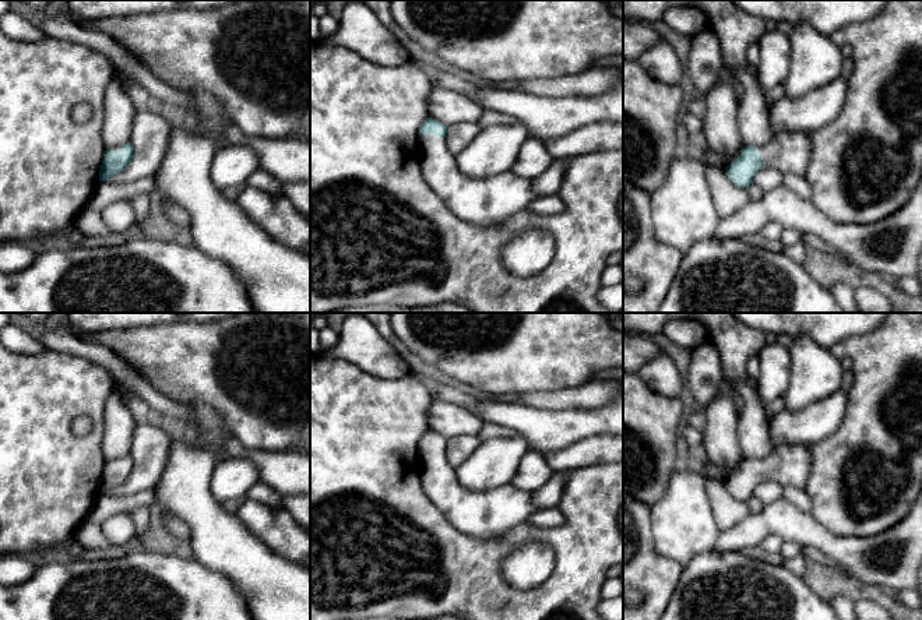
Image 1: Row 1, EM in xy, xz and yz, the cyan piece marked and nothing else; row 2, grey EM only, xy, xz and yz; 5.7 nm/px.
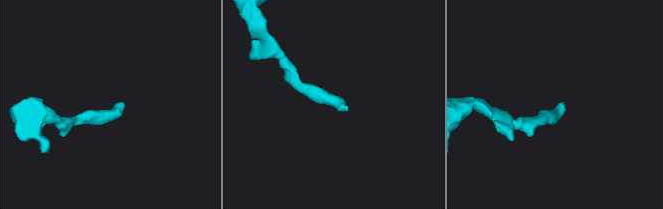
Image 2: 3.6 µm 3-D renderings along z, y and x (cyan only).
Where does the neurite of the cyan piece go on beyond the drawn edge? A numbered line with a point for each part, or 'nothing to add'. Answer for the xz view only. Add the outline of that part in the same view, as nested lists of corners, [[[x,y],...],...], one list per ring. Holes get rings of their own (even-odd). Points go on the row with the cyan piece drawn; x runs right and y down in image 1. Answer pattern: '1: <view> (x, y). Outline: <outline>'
1: xz (481, 201). Outline: [[[433,134],[419,137],[419,168],[425,182],[464,222],[486,228],[527,209],[541,197],[531,180],[513,172],[492,177],[464,175],[446,140]]]

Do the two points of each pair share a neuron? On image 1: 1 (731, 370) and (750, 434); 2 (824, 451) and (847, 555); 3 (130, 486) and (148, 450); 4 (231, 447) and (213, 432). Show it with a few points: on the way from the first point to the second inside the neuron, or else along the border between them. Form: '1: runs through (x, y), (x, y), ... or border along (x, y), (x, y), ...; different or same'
1: runs through (743, 386), (750, 395), (750, 419); same
2: border along (815, 517), (837, 535), (876, 535); different
3: runs through (138, 478), (148, 467), (148, 458); same
4: border along (229, 434), (225, 441), (225, 451); different

